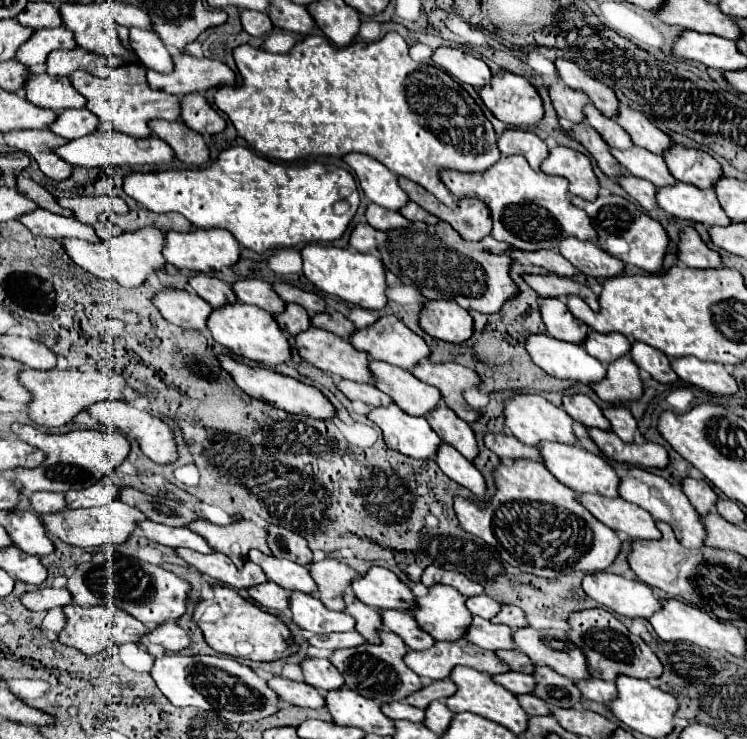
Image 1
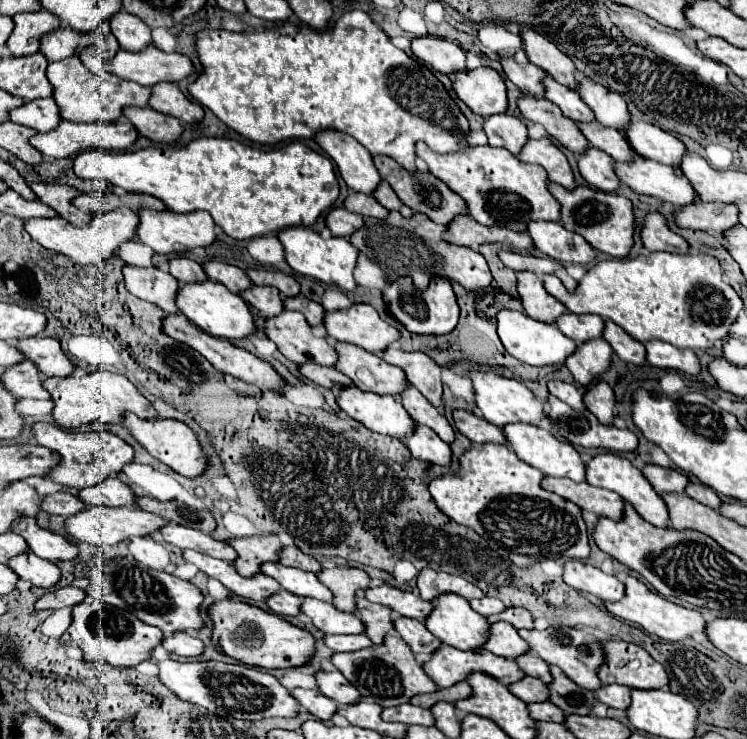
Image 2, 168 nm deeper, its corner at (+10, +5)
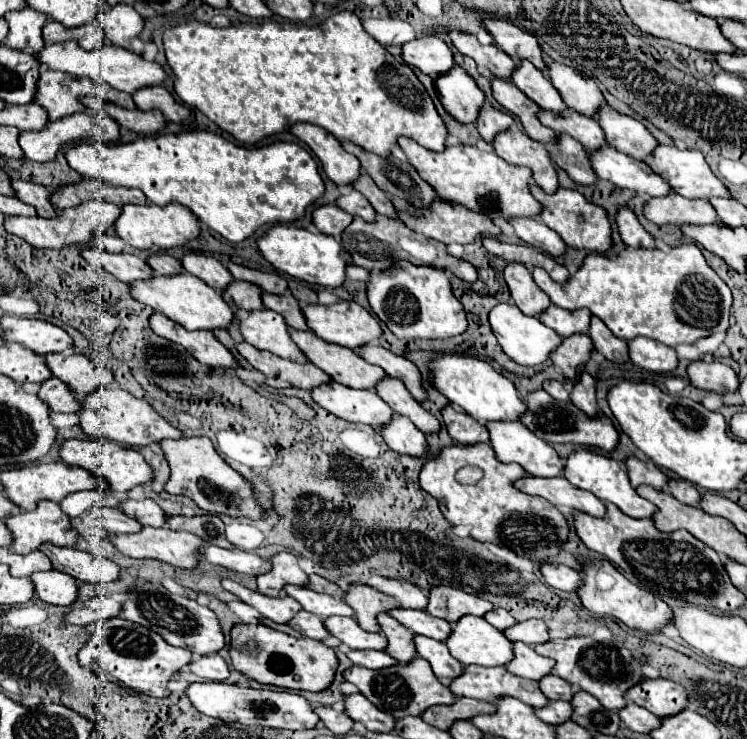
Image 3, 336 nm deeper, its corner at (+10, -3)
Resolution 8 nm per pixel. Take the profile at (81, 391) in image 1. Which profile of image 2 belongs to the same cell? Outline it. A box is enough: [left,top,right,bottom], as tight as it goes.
[43,371,157,429]

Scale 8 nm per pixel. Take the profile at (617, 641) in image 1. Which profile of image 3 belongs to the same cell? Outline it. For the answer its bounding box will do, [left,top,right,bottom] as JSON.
[625,679,689,719]

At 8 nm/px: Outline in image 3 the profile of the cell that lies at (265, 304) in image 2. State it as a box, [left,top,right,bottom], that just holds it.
[223,281,263,311]

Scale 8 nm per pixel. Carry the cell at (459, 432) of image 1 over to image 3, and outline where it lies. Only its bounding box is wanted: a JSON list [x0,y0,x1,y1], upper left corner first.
[375,375,439,433]

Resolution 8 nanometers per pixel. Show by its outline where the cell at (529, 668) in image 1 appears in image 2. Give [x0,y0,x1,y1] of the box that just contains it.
[515,653,551,683]

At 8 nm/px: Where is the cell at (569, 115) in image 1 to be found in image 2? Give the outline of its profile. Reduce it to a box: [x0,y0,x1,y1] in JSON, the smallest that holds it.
[501,57,547,97]

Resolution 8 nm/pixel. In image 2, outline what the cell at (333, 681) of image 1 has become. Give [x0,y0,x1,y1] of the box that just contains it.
[315,671,361,705]

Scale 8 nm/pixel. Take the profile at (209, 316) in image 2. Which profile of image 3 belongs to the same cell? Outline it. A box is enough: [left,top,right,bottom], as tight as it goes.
[129,273,233,331]

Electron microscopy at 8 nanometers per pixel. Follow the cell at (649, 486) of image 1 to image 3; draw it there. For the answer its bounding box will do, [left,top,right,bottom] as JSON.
[563,449,655,517]

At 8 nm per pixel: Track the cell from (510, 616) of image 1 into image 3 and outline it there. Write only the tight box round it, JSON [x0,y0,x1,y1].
[503,619,549,645]

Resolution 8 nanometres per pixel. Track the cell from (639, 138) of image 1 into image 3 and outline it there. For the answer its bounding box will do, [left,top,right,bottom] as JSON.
[545,63,605,117]

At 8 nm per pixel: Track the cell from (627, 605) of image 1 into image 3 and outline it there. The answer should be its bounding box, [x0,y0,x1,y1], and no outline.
[541,563,581,591]

